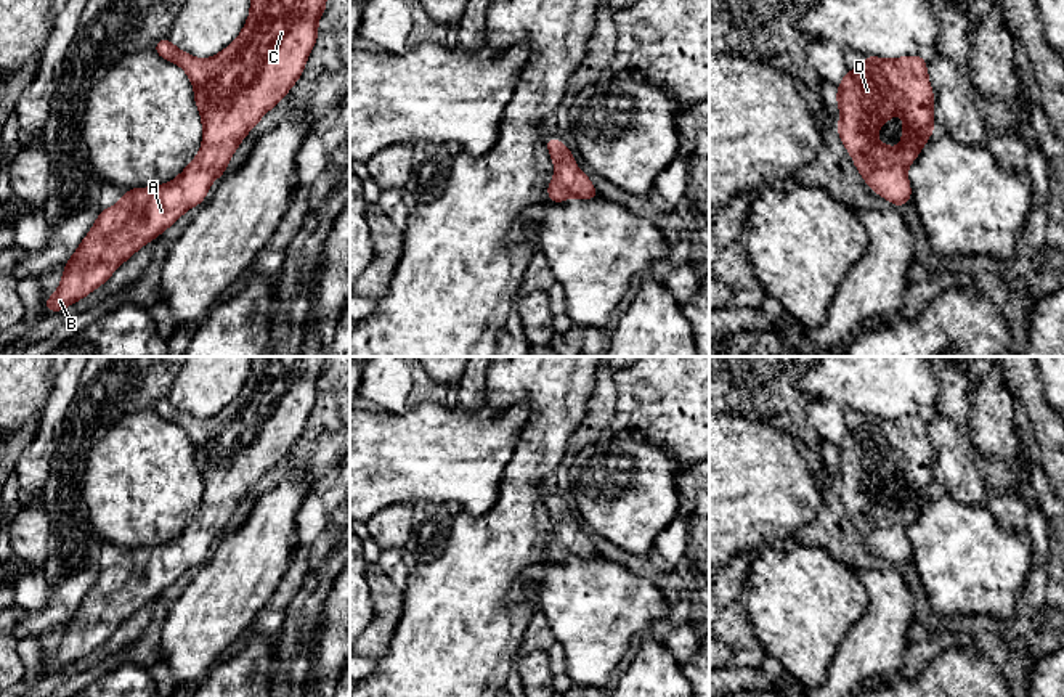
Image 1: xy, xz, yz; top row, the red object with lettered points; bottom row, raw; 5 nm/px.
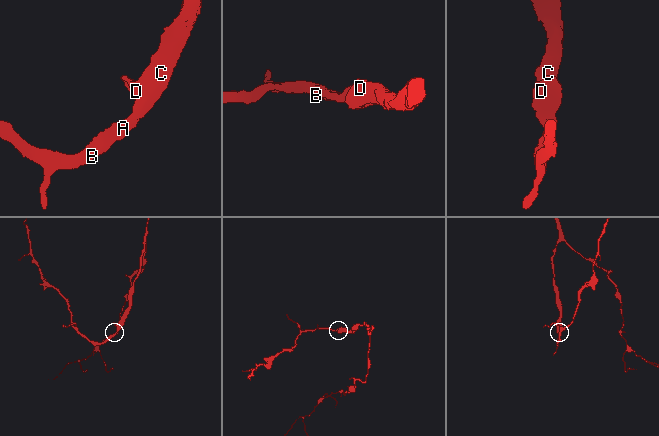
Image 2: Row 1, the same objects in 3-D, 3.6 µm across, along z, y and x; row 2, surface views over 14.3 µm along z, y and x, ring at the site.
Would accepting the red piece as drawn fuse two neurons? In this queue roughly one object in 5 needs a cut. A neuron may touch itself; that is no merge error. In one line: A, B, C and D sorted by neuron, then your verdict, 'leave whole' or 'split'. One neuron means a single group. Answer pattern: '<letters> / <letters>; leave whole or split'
A B C D; leave whole

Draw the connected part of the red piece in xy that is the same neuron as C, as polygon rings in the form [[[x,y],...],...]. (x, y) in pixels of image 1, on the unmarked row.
[[[252,357],[250,374],[241,395],[218,414],[201,419],[178,410],[169,398],[156,401],[154,411],[185,429],[194,446],[194,461],[202,477],[202,507],[189,525],[172,541],[151,548],[130,548],[112,567],[99,572],[93,588],[66,622],[58,650],[43,663],[61,671],[83,658],[140,607],[172,586],[188,569],[199,565],[210,543],[225,528],[244,496],[273,469],[303,434],[318,397],[318,379],[327,357]]]

